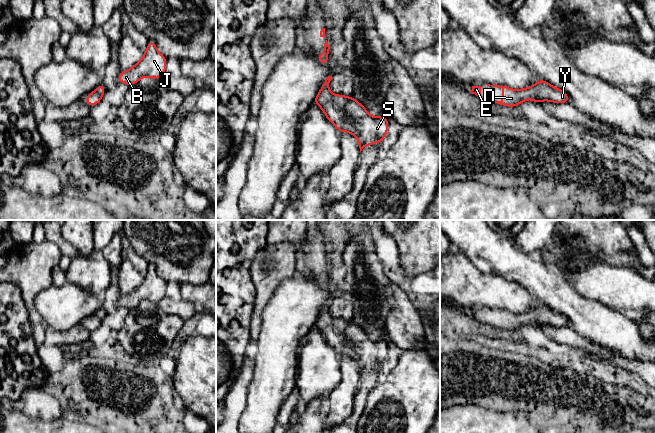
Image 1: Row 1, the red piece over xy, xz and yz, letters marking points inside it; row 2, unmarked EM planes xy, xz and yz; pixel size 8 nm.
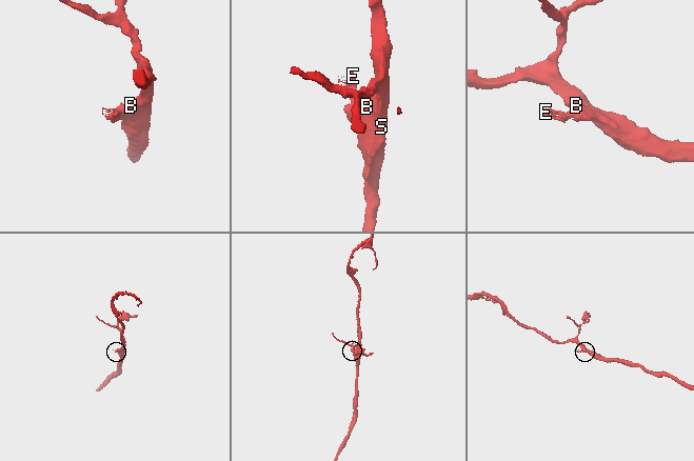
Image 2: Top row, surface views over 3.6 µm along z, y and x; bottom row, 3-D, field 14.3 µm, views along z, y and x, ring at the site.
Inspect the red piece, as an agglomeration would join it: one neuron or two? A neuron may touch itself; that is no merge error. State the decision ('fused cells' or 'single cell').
single cell

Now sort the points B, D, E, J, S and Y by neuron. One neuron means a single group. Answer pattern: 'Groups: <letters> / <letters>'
Groups: B D E J S Y

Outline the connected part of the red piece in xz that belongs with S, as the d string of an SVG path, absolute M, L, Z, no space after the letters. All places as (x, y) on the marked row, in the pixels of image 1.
M331 78L325 79L313 103L323 109L340 133L346 131L357 138L360 152L366 145L381 143L388 131L388 119L372 117L352 96L331 94L328 88Z

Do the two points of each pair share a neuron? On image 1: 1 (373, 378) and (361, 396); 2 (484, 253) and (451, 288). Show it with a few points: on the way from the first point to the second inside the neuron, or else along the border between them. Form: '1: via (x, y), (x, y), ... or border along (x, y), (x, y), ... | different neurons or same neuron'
1: via (369, 382), (362, 392) | same neuron
2: border along (459, 252), (465, 255), (479, 269), (494, 274) | different neurons

